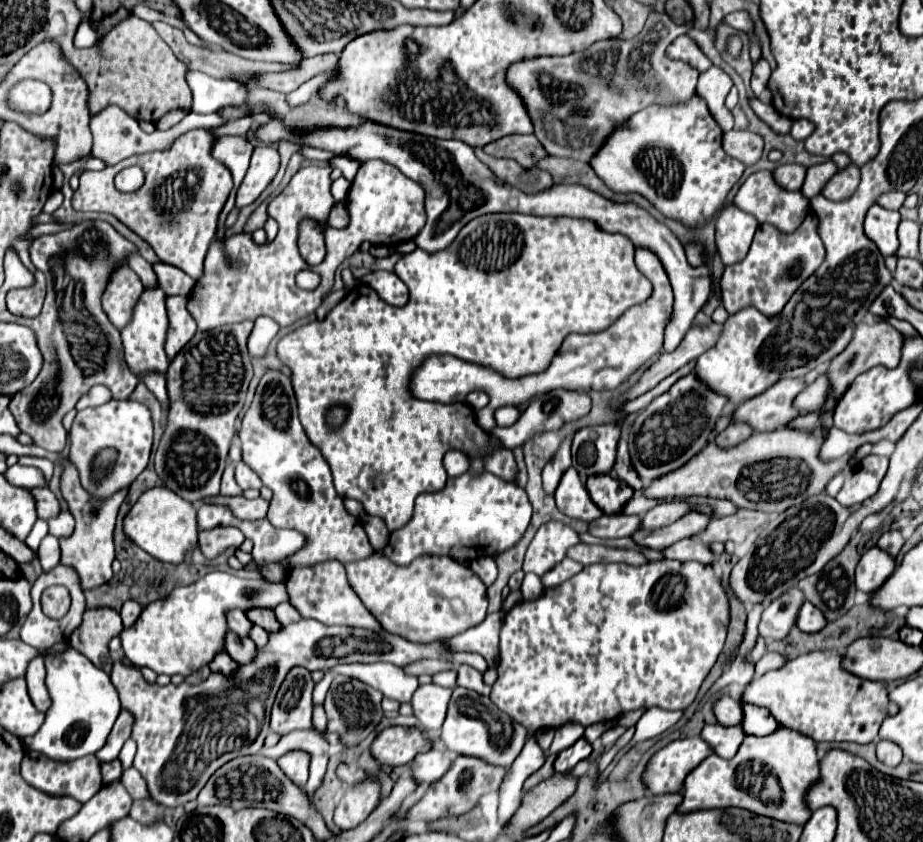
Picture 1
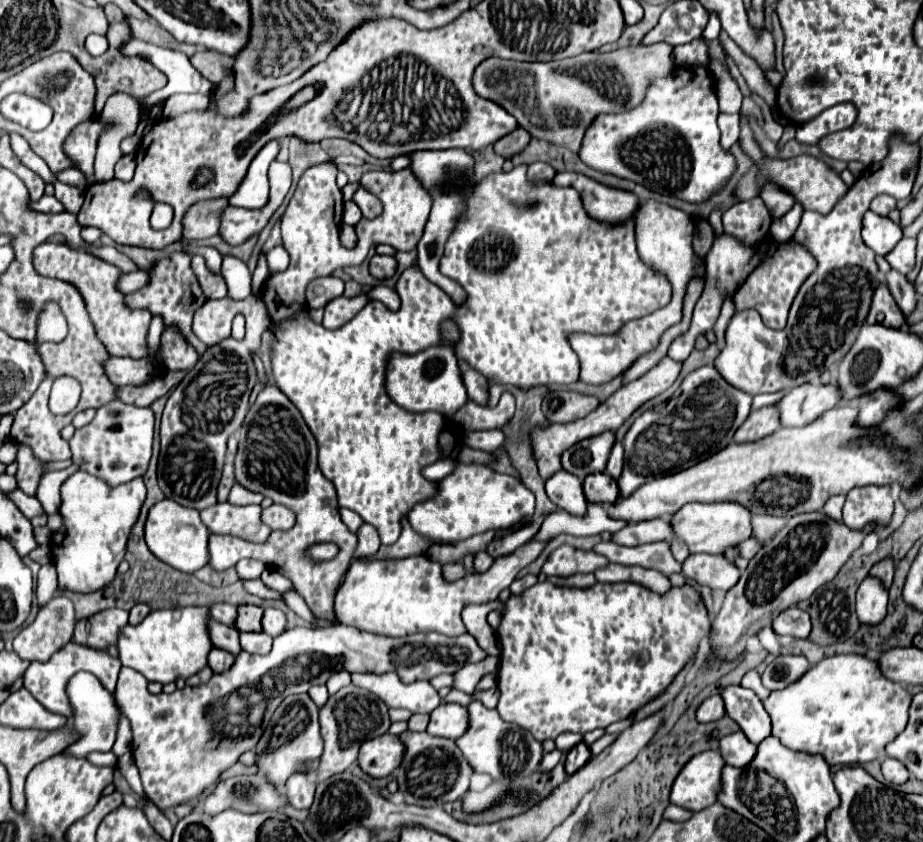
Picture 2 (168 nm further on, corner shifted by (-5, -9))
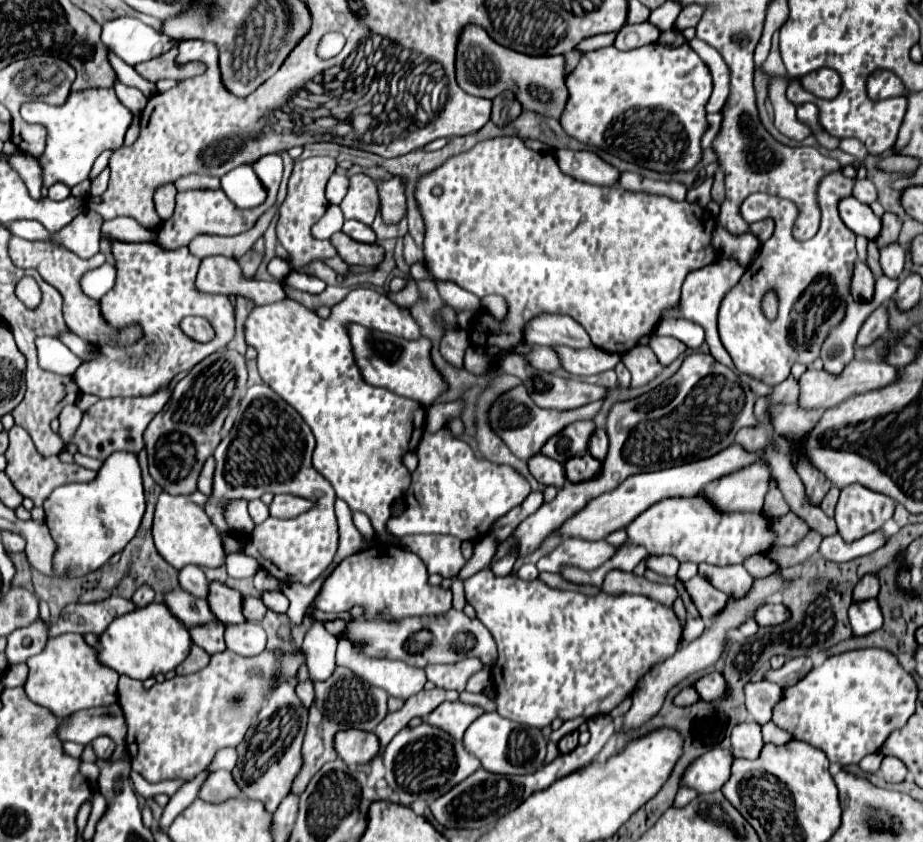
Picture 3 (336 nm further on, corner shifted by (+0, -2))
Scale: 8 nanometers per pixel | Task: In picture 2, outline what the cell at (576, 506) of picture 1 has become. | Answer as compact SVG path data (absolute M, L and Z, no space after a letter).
M564 470L554 472L546 480L546 492L548 498L562 510L566 510L572 516L584 516L586 514L586 498L582 490L582 482Z

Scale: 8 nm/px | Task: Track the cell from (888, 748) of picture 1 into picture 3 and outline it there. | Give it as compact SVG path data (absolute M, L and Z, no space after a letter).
M883 757L883 763L879 767L879 775L889 781L889 783L901 783L907 775L907 767L903 765L903 761L893 759L893 757Z

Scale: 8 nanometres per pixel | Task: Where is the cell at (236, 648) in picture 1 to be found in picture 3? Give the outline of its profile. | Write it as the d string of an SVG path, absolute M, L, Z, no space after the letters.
M175 589L175 591L167 593L165 603L173 611L173 615L177 615L181 619L181 623L189 629L203 625L203 623L217 621L215 615L211 615L211 609L207 607L205 599L197 599L183 589Z

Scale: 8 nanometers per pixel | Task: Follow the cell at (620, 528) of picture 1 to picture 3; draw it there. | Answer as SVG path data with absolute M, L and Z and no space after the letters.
M703 495L691 499L663 499L643 511L627 527L627 543L643 545L649 555L673 555L681 563L711 563L711 565L733 565L741 563L753 553L769 549L773 535L769 519L763 513L719 513Z

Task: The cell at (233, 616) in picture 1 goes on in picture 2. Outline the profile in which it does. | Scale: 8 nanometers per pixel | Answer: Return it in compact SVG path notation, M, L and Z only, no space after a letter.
M218 602L218 604L212 604L212 606L210 606L210 614L212 614L212 618L218 620L218 622L224 622L224 624L228 624L228 626L234 626L236 606Z

